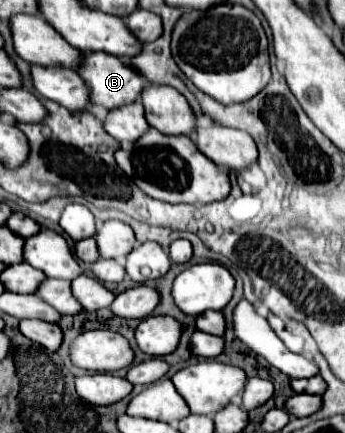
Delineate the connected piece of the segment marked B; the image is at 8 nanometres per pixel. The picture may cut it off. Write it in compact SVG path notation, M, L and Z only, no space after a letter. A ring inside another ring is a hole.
M104 52L86 54L78 74L88 82L92 102L110 110L136 102L148 84L130 64Z

